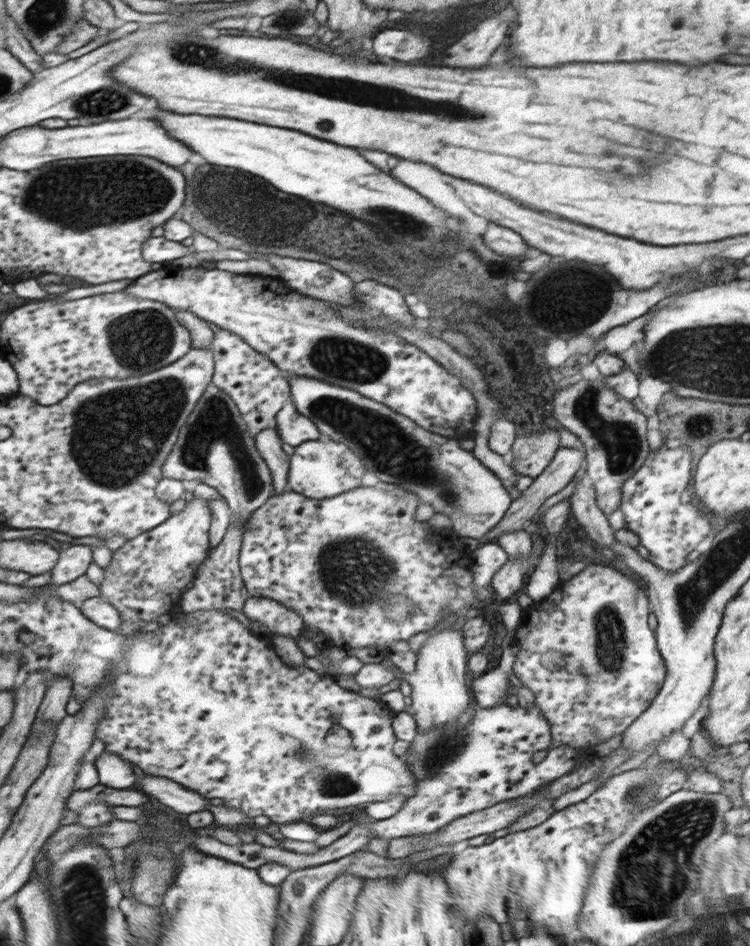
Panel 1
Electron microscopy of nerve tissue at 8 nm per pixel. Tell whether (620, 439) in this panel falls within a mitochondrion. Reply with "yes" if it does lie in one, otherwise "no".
yes

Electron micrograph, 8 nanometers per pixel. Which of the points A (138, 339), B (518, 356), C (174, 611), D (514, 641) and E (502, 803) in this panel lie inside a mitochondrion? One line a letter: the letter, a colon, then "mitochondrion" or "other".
A: mitochondrion
B: other
C: other
D: other
E: other

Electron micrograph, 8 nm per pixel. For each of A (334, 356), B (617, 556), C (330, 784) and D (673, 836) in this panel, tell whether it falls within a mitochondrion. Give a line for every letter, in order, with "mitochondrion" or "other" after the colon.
A: mitochondrion
B: other
C: mitochondrion
D: mitochondrion

